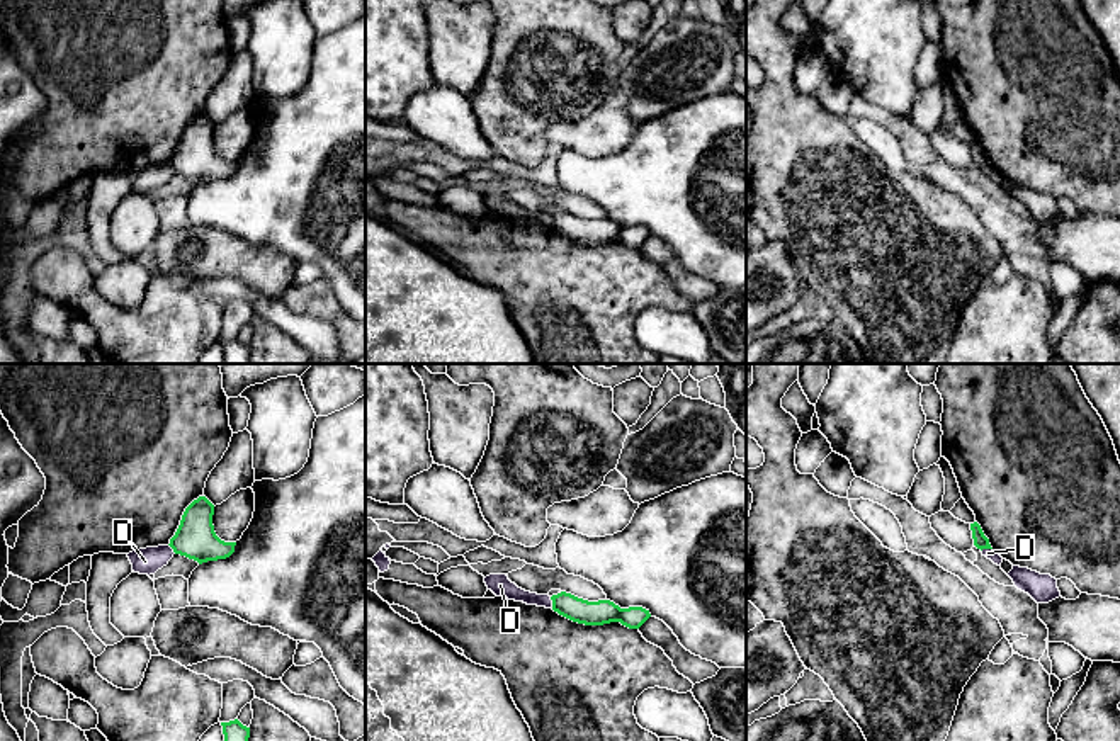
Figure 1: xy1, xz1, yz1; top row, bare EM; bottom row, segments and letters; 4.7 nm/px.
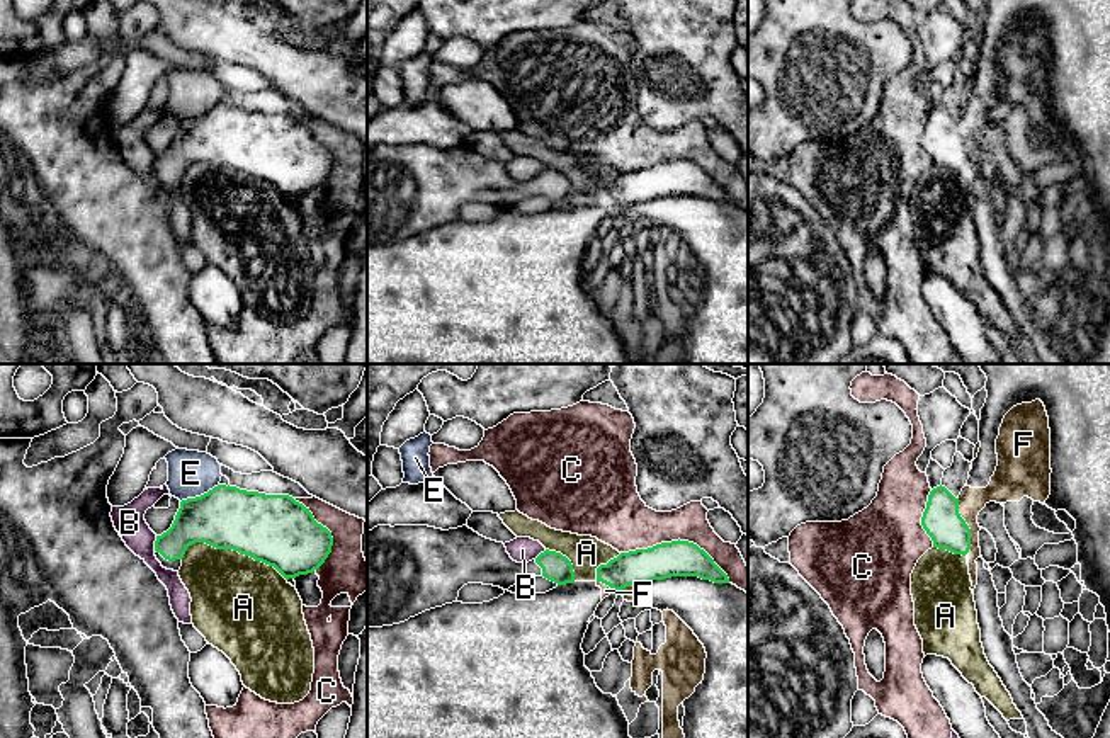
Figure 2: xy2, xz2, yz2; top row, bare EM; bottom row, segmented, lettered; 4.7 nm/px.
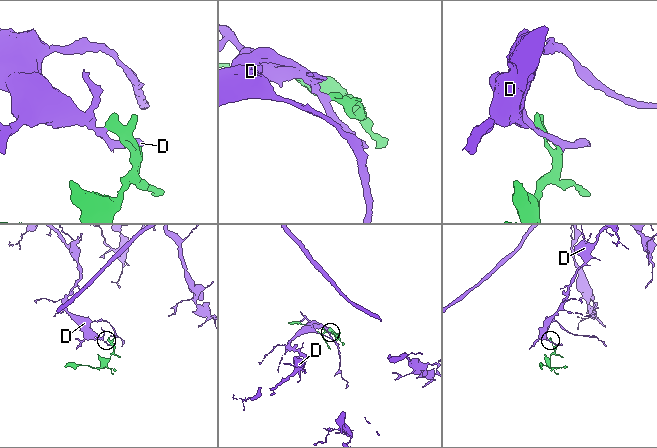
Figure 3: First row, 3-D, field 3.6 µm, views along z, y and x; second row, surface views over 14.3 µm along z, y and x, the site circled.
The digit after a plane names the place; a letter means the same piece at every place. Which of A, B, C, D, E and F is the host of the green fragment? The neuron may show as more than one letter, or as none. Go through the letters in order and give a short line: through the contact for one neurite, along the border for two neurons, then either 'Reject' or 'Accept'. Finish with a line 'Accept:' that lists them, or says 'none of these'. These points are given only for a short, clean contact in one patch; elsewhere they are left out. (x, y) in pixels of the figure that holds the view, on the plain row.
A: Reject
B: Reject
C: Reject
D: Line: xz1 (549, 216), (553, 226). Reject
E: Line: xy2 (218, 102), (181, 121). Reject
F: Reject
Accept: none of these

